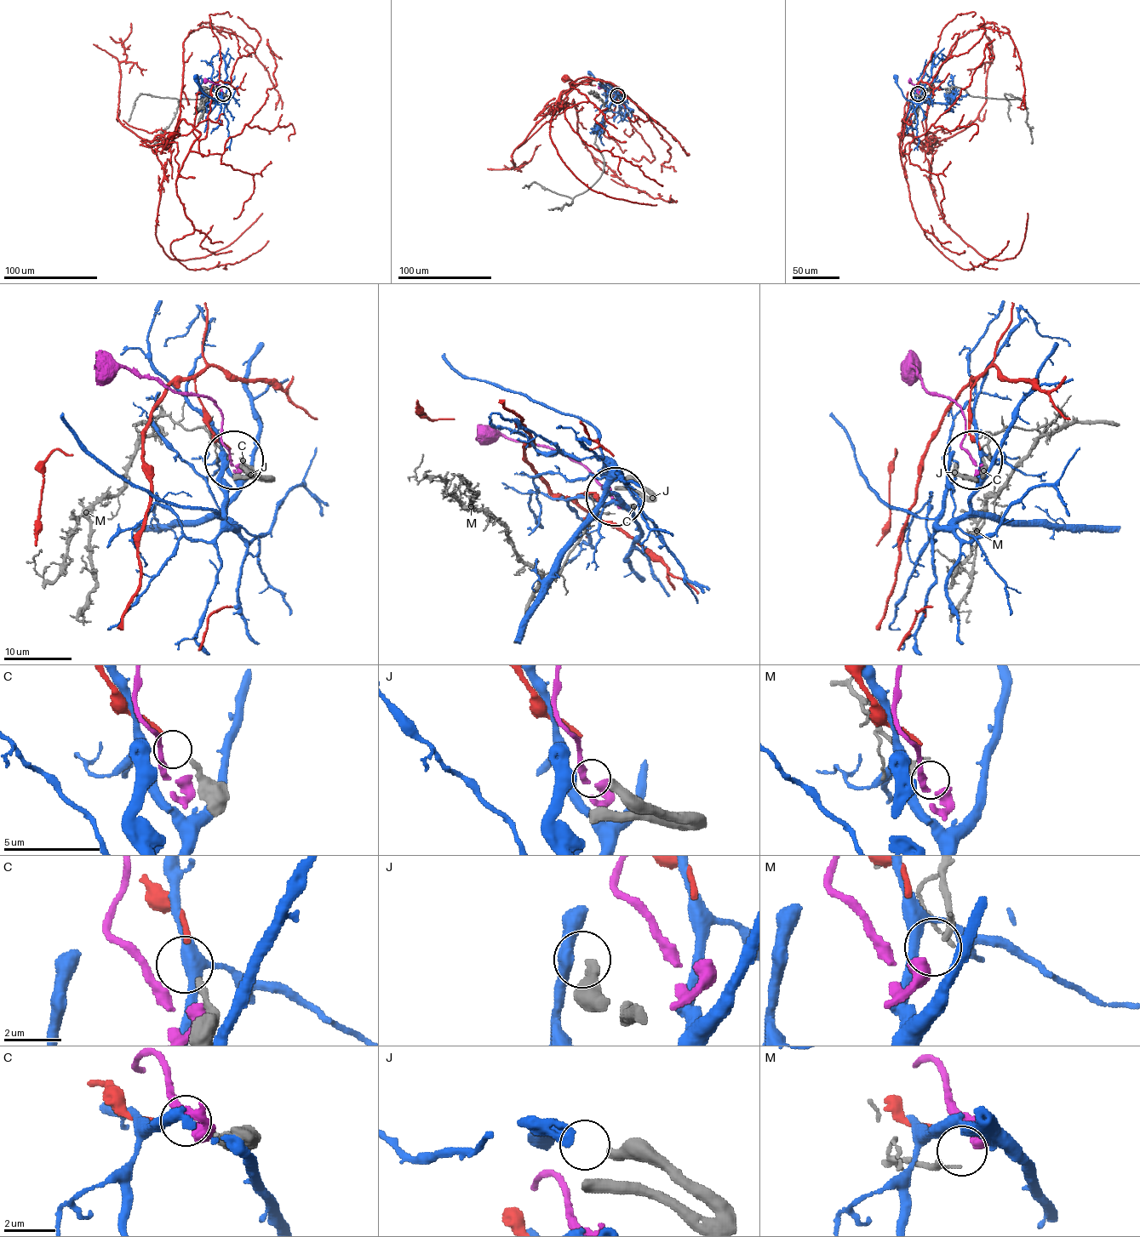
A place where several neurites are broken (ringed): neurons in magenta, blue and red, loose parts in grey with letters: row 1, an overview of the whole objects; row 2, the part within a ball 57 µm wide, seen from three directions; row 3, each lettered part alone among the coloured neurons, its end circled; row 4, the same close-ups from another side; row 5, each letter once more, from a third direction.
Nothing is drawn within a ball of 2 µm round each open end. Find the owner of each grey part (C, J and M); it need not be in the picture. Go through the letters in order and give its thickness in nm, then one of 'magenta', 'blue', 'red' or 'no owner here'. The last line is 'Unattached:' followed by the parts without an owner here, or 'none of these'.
C: calibre 260 nm; red
J: calibre 440 nm; blue
M: calibre 300 nm; magenta
Unattached: none of these

